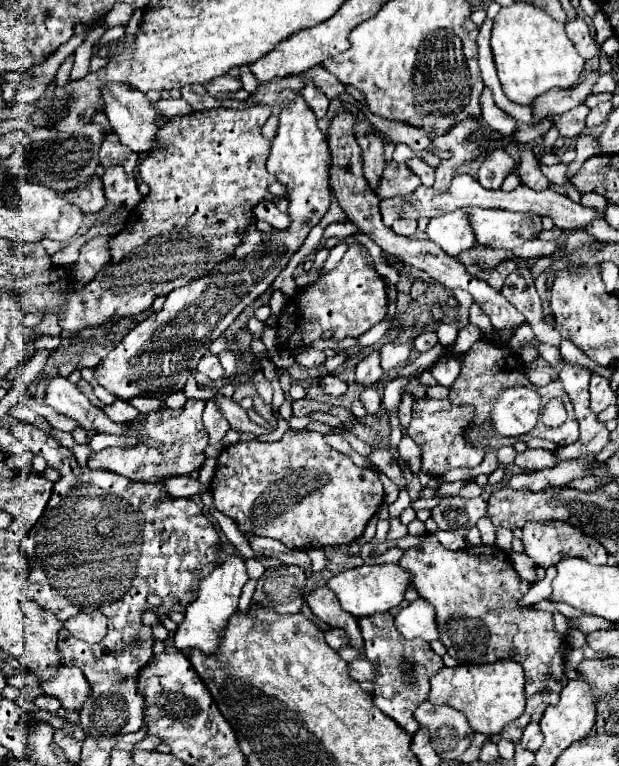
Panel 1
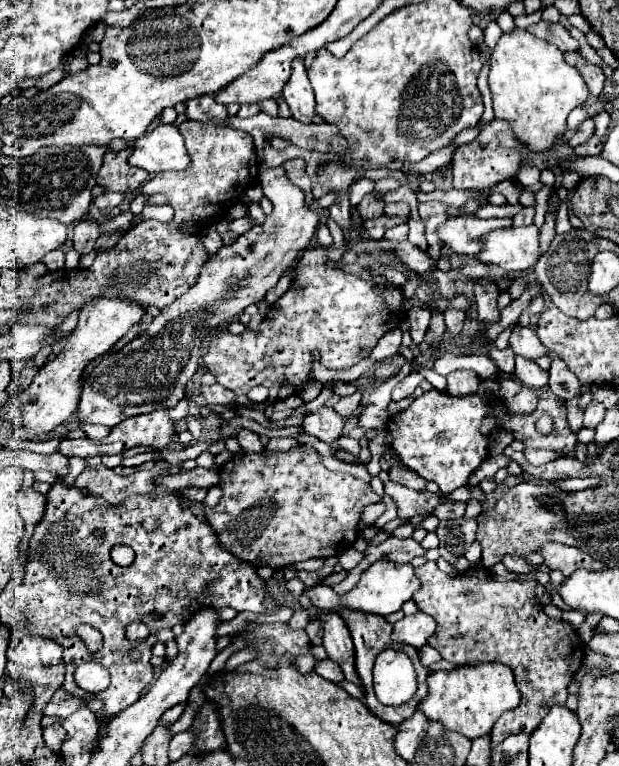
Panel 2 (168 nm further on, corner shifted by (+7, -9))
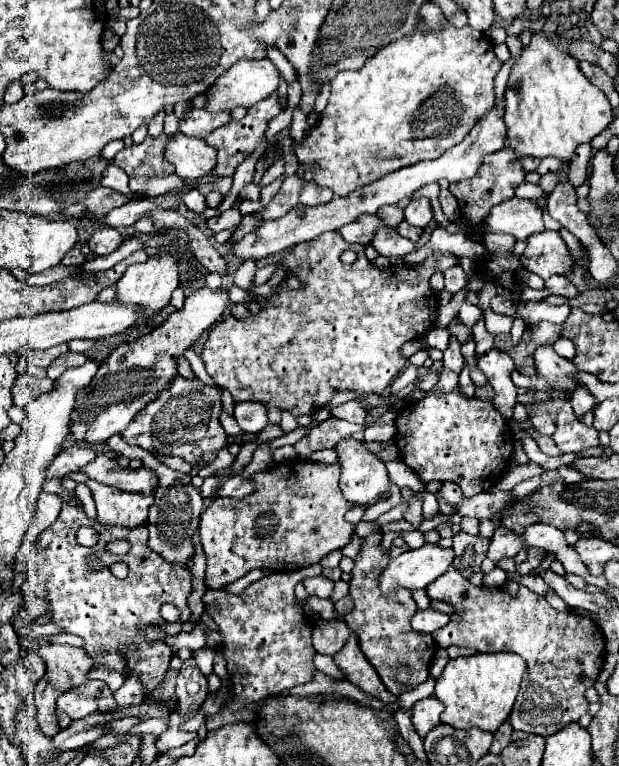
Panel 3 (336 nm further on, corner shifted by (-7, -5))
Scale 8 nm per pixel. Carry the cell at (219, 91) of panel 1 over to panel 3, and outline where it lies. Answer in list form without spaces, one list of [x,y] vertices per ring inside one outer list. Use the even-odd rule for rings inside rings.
[[[199,94],[189,102],[189,112],[181,118],[177,132],[195,136],[195,138],[207,138],[209,132],[225,126],[231,120],[229,112],[207,112],[205,110],[205,96]]]

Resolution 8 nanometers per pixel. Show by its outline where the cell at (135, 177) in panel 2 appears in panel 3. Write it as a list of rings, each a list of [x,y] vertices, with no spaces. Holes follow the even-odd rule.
[[[159,134],[159,136],[147,136],[145,142],[133,144],[125,150],[121,150],[113,164],[123,168],[129,178],[135,176],[169,176],[175,172],[171,162],[165,160],[165,144],[171,140],[171,134]]]

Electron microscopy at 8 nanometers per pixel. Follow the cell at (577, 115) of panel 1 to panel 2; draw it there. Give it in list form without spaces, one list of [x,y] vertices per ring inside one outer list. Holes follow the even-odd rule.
[[[587,118],[587,120],[583,120],[581,124],[579,124],[579,128],[577,128],[577,132],[573,134],[573,138],[567,142],[569,146],[577,146],[577,144],[583,144],[591,134],[595,132],[595,124],[593,124],[593,120],[591,118]]]

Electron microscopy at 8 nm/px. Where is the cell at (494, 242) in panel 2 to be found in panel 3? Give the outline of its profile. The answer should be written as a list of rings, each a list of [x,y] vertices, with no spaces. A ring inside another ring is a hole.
[[[545,230],[529,236],[527,248],[521,254],[521,264],[529,272],[547,280],[553,274],[567,274],[573,266],[573,258],[559,232]]]

